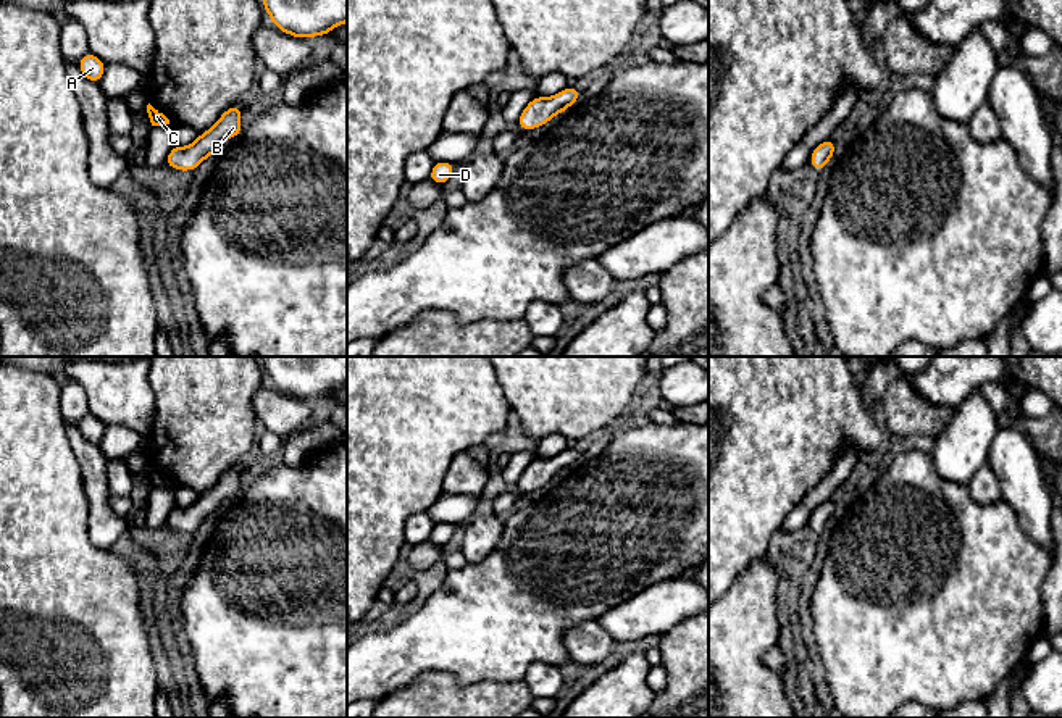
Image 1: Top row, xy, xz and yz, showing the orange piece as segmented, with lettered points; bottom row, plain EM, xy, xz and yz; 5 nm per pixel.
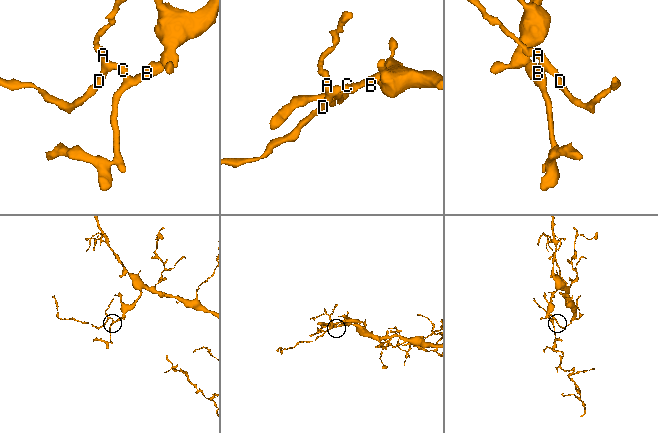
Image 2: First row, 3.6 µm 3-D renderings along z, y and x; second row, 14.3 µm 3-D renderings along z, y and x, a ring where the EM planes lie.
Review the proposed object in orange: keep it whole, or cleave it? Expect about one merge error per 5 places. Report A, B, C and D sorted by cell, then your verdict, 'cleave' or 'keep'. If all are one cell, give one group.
A B C D; keep

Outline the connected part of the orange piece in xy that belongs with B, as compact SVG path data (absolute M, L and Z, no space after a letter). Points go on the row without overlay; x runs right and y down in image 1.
M240 466L229 468L211 490L199 495L192 507L184 510L176 505L163 526L179 532L197 531L207 518L218 513L218 508L224 500L234 500L242 494L242 473L244 470Z

